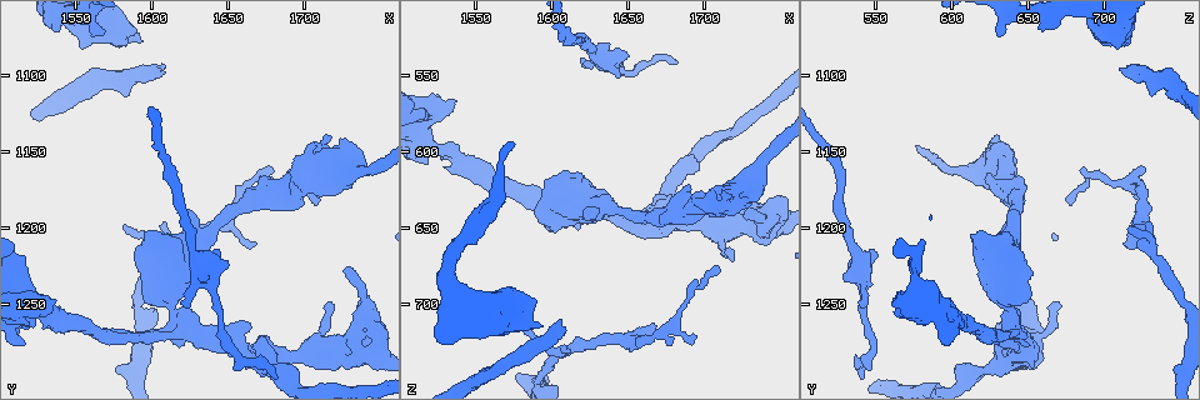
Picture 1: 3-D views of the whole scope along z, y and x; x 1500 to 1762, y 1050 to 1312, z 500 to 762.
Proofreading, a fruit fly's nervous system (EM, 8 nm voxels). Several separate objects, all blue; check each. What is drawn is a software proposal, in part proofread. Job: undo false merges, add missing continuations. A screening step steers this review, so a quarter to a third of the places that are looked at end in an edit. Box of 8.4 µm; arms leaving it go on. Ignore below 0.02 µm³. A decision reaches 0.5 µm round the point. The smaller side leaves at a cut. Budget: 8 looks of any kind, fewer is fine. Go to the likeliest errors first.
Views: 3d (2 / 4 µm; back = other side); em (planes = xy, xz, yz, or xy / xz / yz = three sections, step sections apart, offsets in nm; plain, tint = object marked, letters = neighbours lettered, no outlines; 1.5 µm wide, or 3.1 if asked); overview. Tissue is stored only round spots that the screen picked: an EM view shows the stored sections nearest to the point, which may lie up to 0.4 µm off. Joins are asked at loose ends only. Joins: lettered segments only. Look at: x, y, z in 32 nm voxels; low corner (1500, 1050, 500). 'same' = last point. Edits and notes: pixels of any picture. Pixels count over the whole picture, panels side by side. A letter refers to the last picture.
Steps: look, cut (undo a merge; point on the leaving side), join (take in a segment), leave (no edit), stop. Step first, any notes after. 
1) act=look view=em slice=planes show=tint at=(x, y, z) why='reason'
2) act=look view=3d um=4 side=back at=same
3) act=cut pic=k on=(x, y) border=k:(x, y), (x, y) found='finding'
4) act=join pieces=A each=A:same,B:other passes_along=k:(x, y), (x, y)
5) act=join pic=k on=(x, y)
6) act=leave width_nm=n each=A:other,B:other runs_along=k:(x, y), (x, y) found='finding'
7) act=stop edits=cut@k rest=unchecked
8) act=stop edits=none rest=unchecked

act=look view=em slice=planes show=plain at=(1604, 1096, 710) why='an open end'

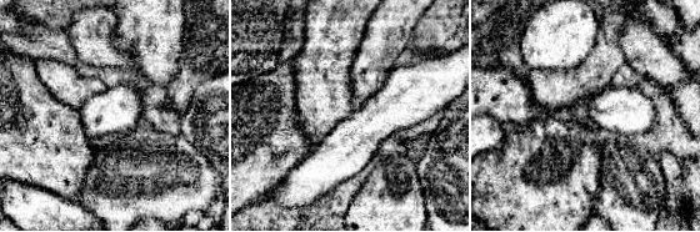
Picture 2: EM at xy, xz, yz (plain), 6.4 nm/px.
act=look view=em slice=planes show=letters at=same

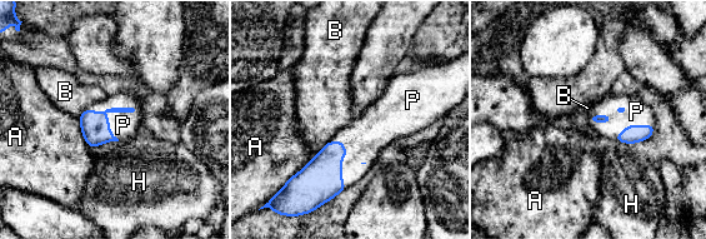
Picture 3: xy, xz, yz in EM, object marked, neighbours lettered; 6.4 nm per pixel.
act=join pieces=P each=A:other,B:other,H:other,P:same found='the neuron continues'

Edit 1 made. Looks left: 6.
act=look view=em slice=planes show=letters at=(1694, 1182, 722) why='branch stops here'

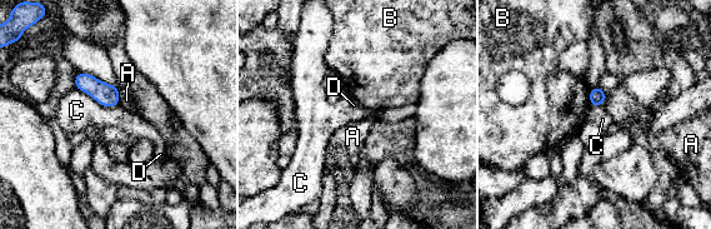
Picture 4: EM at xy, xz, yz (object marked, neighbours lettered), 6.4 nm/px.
act=leave each=A:other,B:other,C:other,D:other border=4:(75, 86), (103, 105), (118, 105) found='no lettered segment goes on from it'

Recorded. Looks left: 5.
act=stop edits=join@3 rest=unchecked

